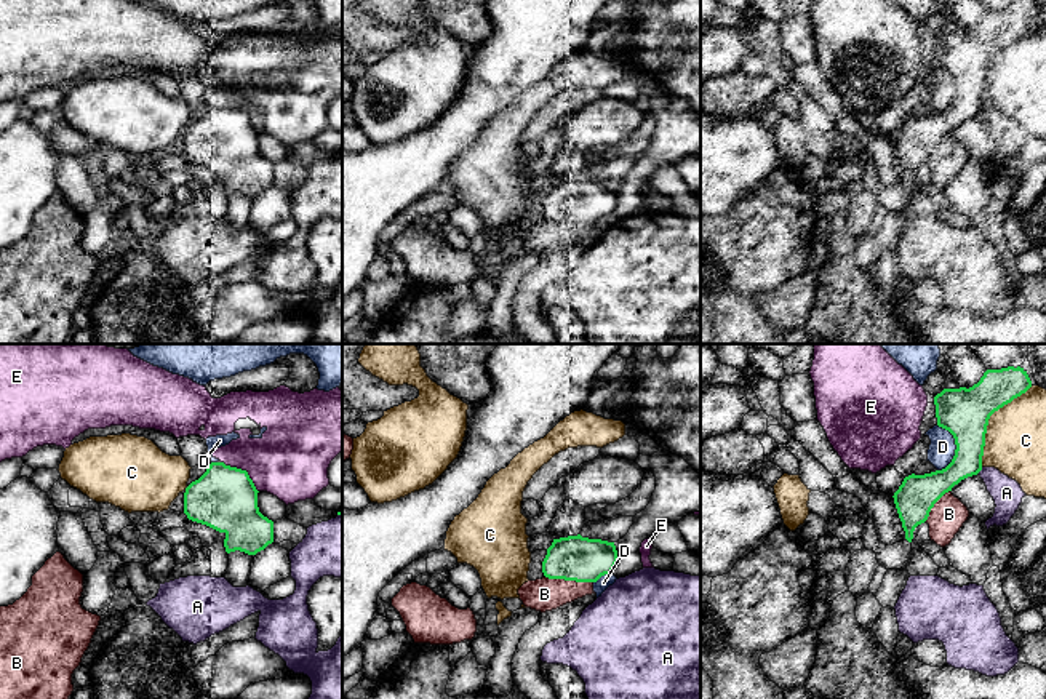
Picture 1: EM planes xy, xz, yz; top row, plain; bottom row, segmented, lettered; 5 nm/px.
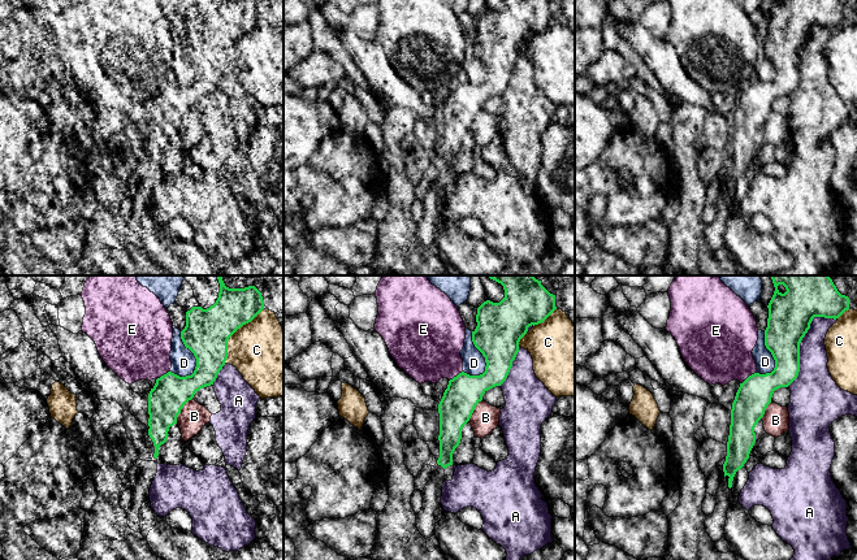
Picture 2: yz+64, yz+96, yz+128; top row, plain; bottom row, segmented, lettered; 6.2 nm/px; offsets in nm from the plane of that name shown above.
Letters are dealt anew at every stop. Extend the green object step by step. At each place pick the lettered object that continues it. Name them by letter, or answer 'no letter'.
no letter

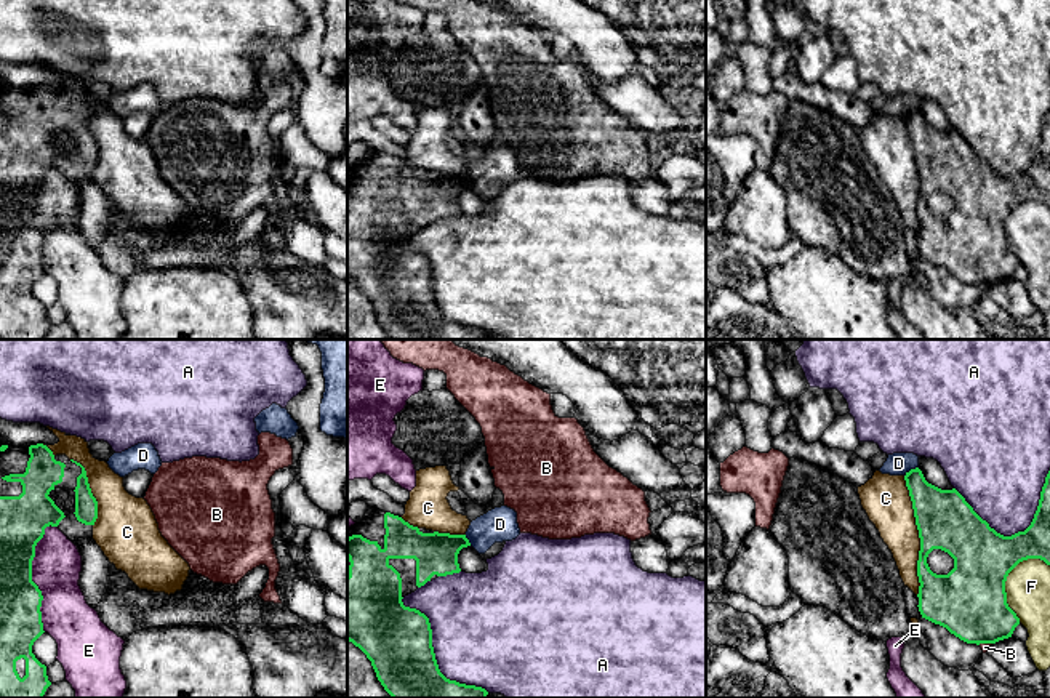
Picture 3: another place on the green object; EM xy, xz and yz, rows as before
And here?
no letter

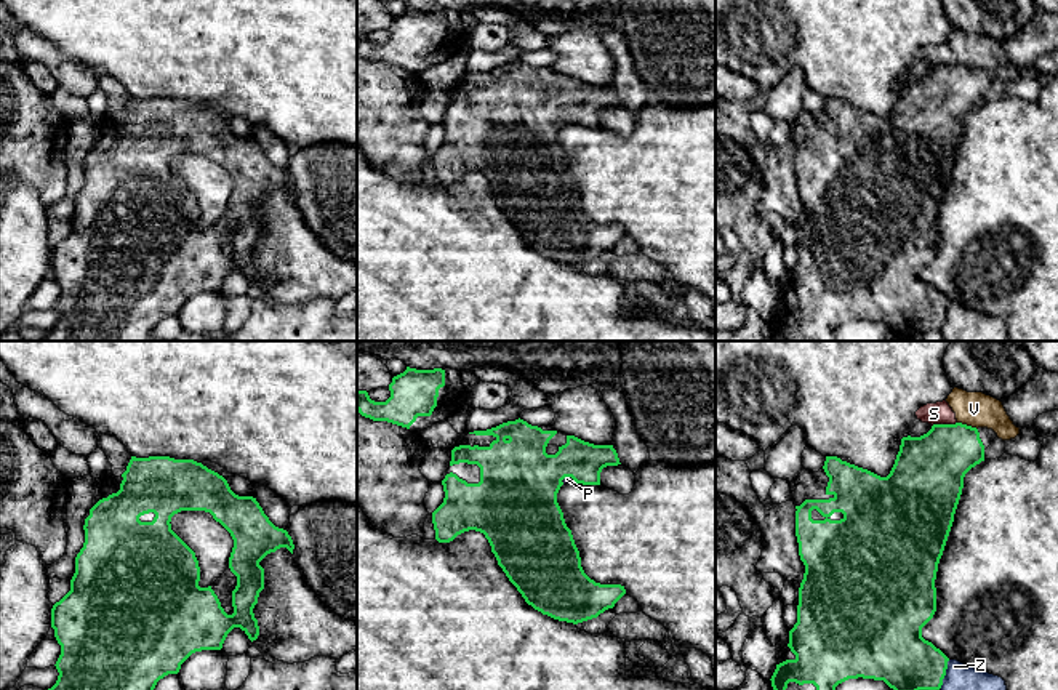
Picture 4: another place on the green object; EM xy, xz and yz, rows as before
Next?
P

